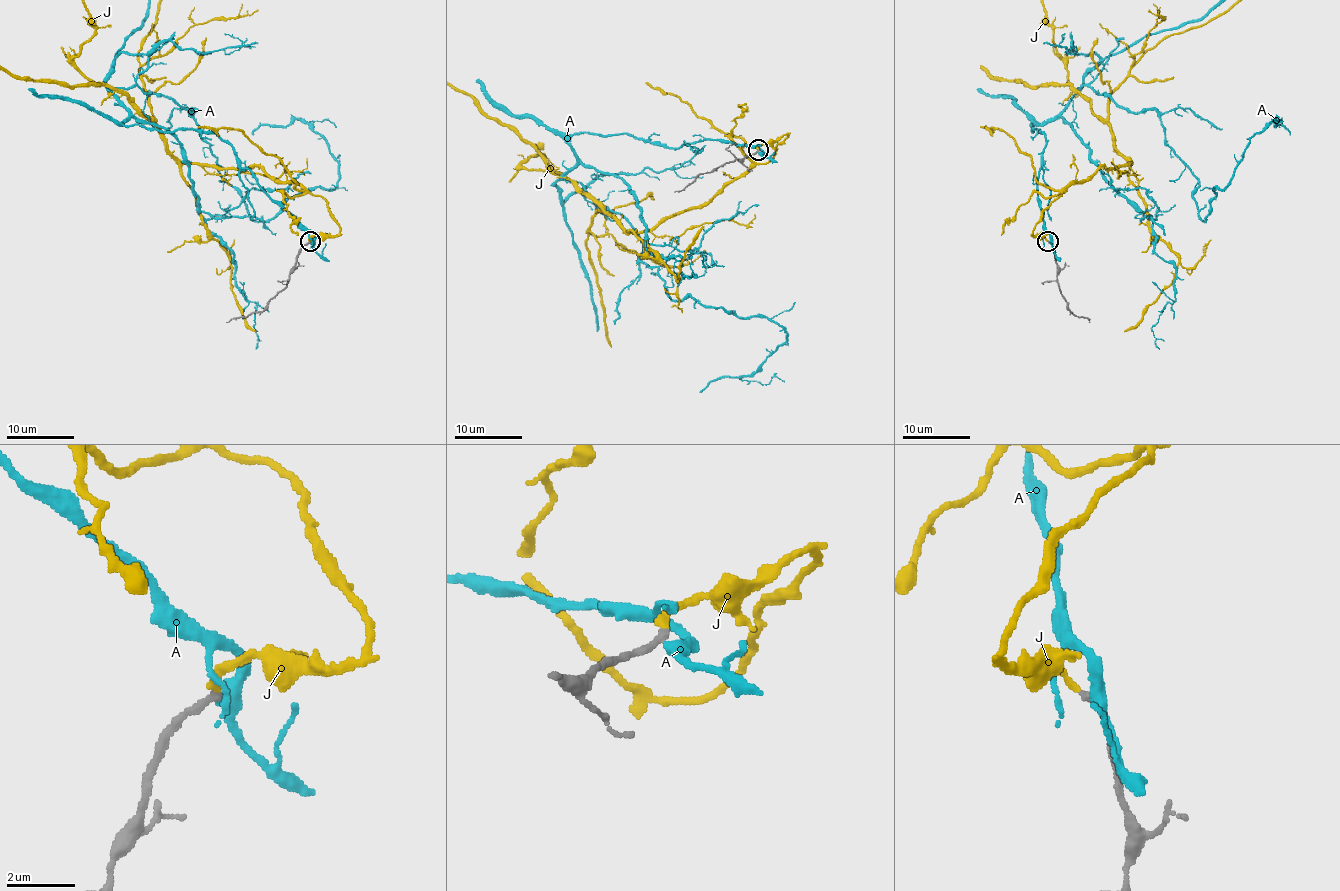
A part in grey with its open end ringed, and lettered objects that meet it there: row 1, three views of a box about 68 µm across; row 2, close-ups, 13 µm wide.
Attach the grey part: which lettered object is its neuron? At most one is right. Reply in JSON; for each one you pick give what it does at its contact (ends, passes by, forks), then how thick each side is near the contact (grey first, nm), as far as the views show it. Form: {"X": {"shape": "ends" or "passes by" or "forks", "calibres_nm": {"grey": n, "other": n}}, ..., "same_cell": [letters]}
{"J": {"shape": "ends", "calibres_nm": {"grey": 220, "other": 220}}, "same_cell": ["J"]}

